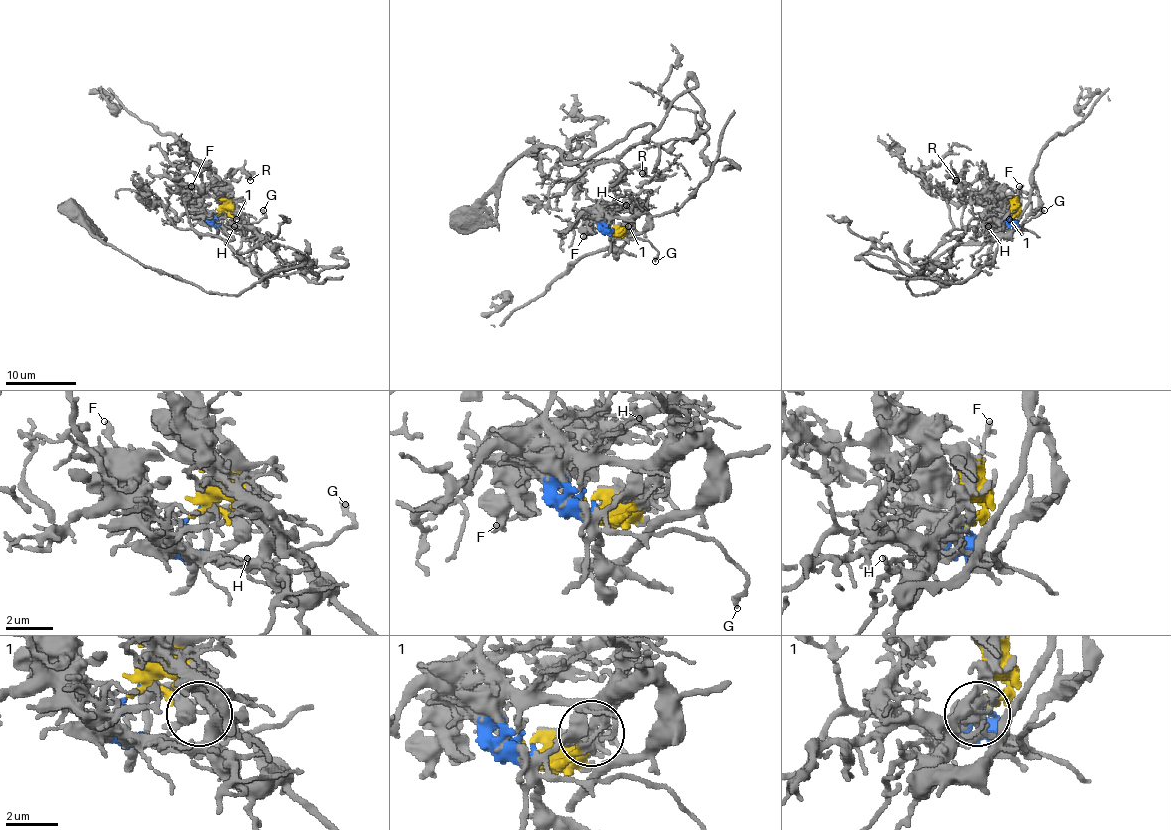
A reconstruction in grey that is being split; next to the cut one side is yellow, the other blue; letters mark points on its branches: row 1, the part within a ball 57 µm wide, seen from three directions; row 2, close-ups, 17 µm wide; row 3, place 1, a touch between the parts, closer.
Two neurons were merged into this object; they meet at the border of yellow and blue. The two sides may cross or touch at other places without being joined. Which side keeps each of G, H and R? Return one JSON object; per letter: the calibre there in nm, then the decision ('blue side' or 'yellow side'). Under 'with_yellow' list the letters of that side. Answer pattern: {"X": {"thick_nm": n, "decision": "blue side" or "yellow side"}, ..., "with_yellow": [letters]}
{"G": {"thick_nm": 220, "decision": "blue side"}, "H": {"thick_nm": 160, "decision": "yellow side"}, "R": {"thick_nm": 240, "decision": "yellow side"}, "with_yellow": ["H", "R"]}

